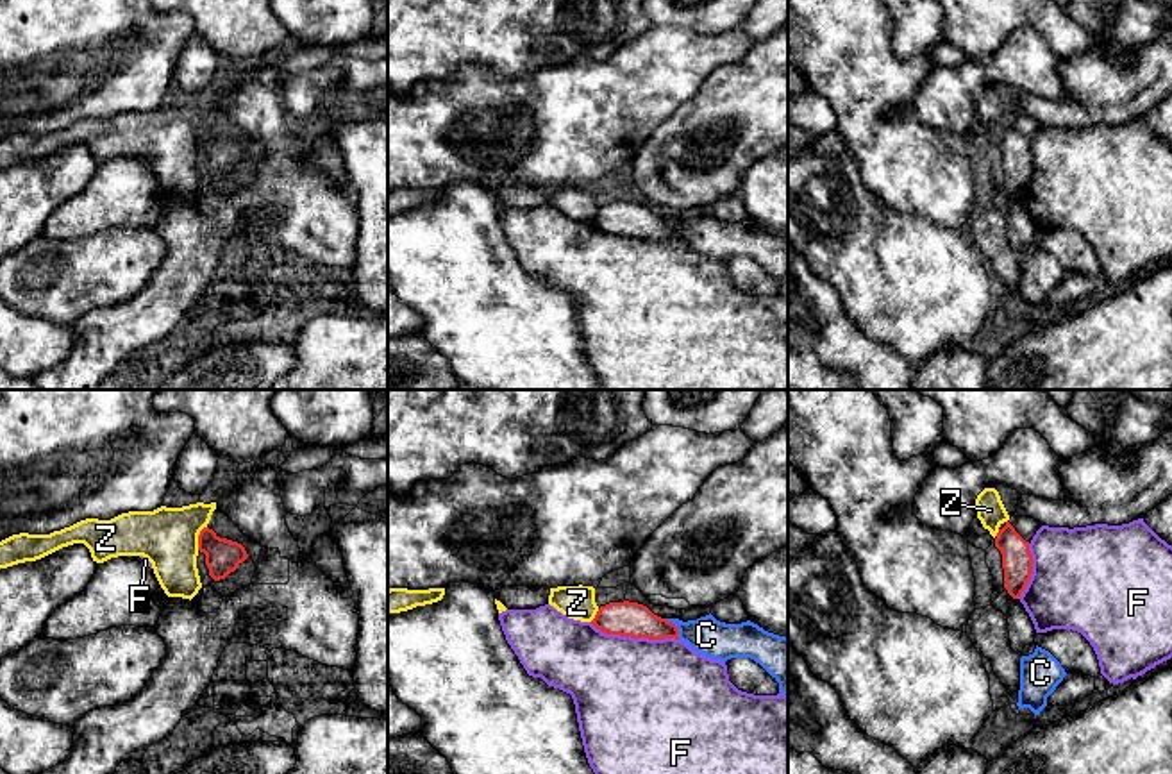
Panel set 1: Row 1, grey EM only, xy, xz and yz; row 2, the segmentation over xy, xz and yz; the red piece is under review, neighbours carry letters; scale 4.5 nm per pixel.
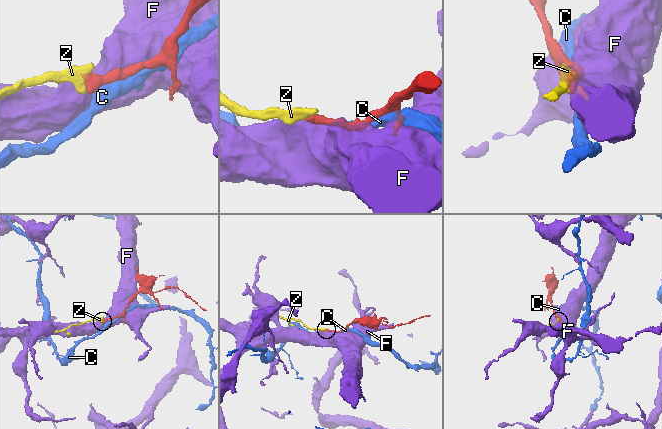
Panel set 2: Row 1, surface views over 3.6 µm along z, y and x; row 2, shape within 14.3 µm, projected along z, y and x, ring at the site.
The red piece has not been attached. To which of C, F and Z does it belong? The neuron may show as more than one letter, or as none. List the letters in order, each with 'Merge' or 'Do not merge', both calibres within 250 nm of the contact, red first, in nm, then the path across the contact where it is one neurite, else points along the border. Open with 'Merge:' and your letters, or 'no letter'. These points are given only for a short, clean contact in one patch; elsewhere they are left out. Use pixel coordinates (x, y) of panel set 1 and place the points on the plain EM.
Merge: no letter
C: Do not merge. Thickness 160 nm (red) against 170 nm
F: Do not merge. Thickness 160 nm (red) against 500 nm
Z: Do not merge. Thickness 160 nm (red) against 280 nm. Boundary: xy (206, 126), (199, 134), (197, 149)

